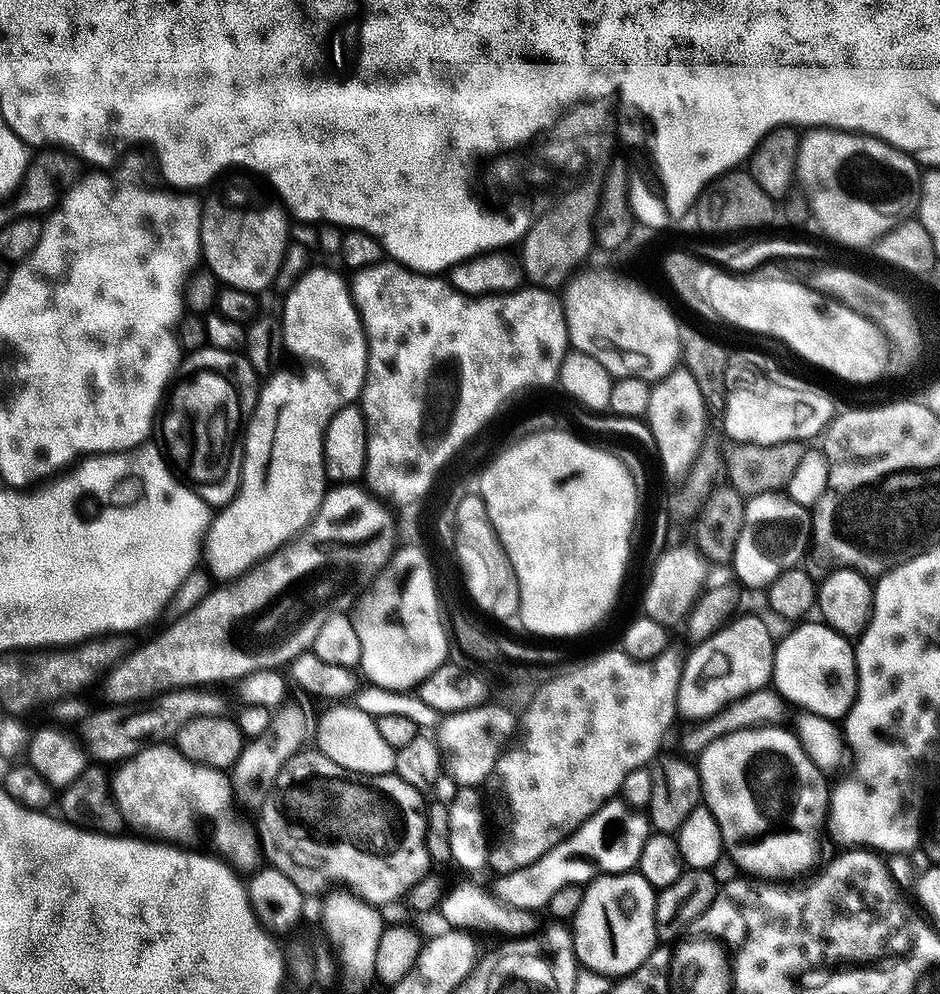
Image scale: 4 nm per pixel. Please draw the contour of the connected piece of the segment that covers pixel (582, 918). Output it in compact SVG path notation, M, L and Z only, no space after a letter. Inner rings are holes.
M636 870L597 875L596 879L584 888L582 906L578 906L578 914L570 921L573 949L579 963L590 971L609 978L625 977L638 970L658 945L654 922L656 893L657 889L652 888L650 882L646 882L646 878L642 878Z

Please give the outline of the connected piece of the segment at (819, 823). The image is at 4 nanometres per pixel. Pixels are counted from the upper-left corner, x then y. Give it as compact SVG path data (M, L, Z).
M773 726L770 728L751 728L750 730L738 730L734 734L726 734L710 746L706 746L698 753L698 767L700 769L700 794L703 807L714 814L714 822L718 822L718 830L722 830L722 842L727 856L734 858L737 869L741 873L752 878L759 878L764 882L792 882L795 876L800 876L803 872L808 872L820 860L820 835L825 835L826 821L828 817L828 802L830 799L830 784L827 784L825 773L821 772L814 762L806 754L806 750L800 745L800 740L795 731L784 726Z

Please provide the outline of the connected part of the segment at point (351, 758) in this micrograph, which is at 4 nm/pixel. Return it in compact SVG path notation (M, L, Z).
M336 702L325 708L328 709L317 720L315 717L314 740L316 736L315 747L330 762L338 762L338 766L358 776L386 776L395 769L396 749L378 734L376 717L358 710L352 702Z

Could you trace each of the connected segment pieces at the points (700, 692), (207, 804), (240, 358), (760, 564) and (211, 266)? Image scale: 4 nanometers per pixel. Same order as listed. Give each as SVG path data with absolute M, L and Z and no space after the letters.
M737 615L735 618L728 621L724 627L717 630L712 636L706 638L704 641L697 643L692 649L693 652L687 653L686 659L683 661L683 668L681 670L680 685L678 686L678 698L676 699L676 711L681 717L684 716L688 719L688 722L701 722L708 719L709 716L714 716L722 711L728 704L734 703L736 700L742 698L746 694L750 694L754 690L759 688L769 687L772 679L772 663L776 657L776 644L774 639L772 640L772 632L768 629L768 624L764 620L759 620L756 616L742 616Z
M167 743L143 748L137 756L123 761L115 772L110 780L112 796L124 815L125 825L133 828L133 833L185 850L203 849L203 844L212 840L215 855L244 874L251 873L261 863L257 829L251 819L240 816L241 809L234 803L232 781L221 769L196 764Z
M207 346L189 352L181 359L158 409L158 432L164 435L162 448L173 472L189 485L209 506L229 504L240 489L244 465L244 433L252 411L256 409L258 373L250 366L248 357L240 352L227 352Z
M783 491L747 497L744 501L744 525L730 565L731 571L736 571L735 579L745 589L767 589L768 584L778 578L778 574L797 567L803 561L800 559L804 551L810 548L811 530L809 509L794 502Z
M223 180L219 181L220 188L211 189L212 197L203 201L200 210L200 250L203 263L221 285L263 293L263 288L271 289L275 285L284 251L290 243L289 213L279 199L271 195L268 197L262 189L252 184L243 184L240 180Z

